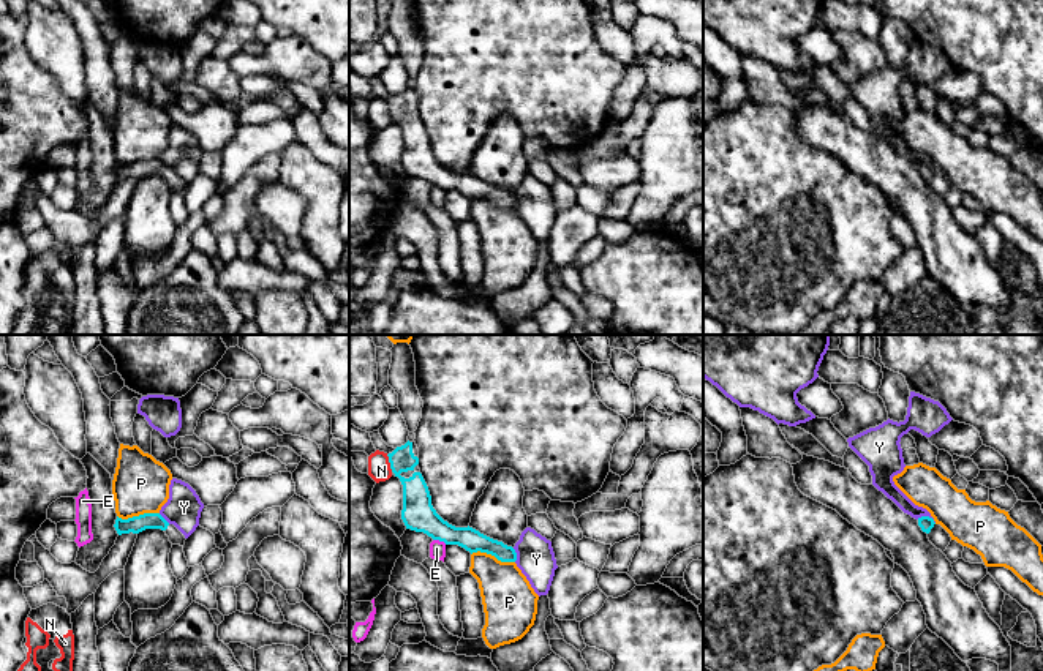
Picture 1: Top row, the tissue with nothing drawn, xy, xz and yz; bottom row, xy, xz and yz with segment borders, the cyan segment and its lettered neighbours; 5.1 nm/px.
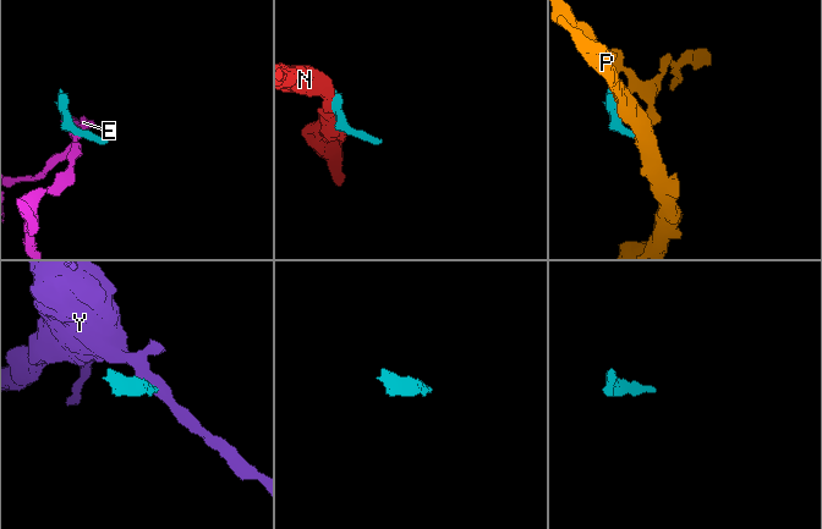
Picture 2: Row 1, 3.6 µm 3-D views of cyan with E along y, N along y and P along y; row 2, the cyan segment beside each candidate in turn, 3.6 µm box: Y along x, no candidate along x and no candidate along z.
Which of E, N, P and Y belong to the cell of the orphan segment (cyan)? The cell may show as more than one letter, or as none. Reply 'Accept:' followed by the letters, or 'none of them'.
Accept: none of them

